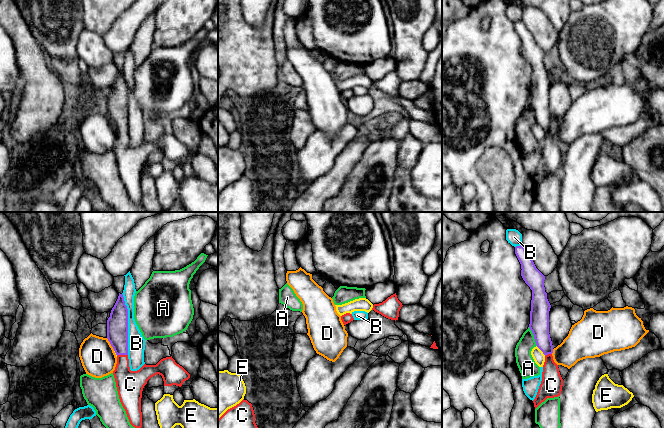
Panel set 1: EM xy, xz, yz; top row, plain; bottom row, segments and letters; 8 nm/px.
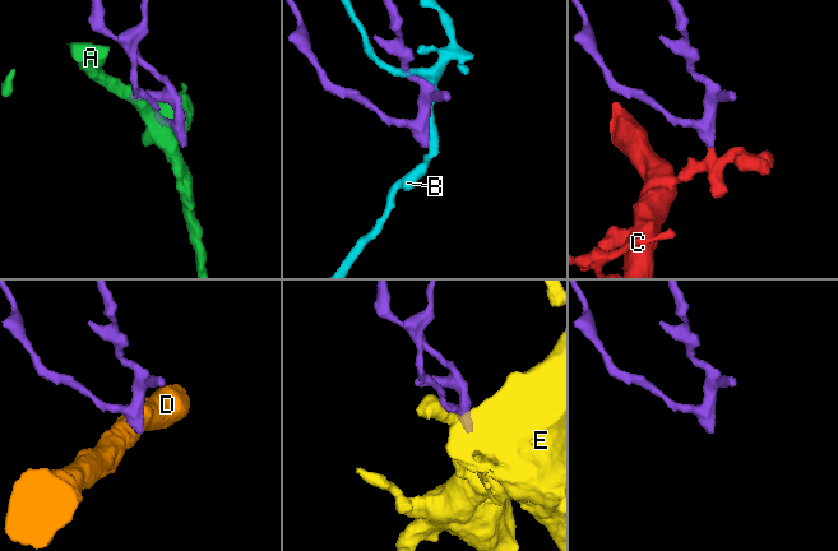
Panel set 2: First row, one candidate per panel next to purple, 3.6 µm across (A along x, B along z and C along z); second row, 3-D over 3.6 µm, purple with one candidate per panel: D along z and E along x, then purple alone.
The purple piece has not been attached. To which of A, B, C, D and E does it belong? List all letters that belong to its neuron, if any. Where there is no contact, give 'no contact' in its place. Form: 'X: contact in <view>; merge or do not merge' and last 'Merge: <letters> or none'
A: contact in yz; do not merge
B: contact in xy; do not merge
C: contact in xy; merge
D: contact in xy; do not merge
E: contact in yz; do not merge
Merge: C

